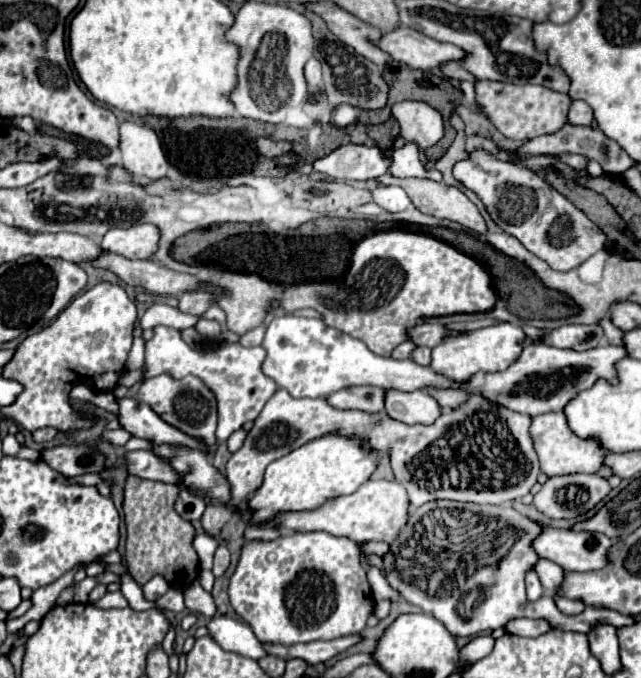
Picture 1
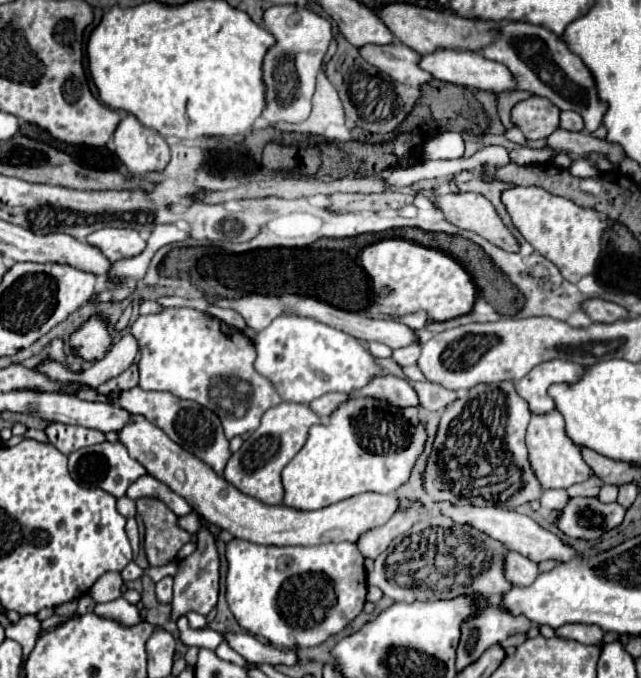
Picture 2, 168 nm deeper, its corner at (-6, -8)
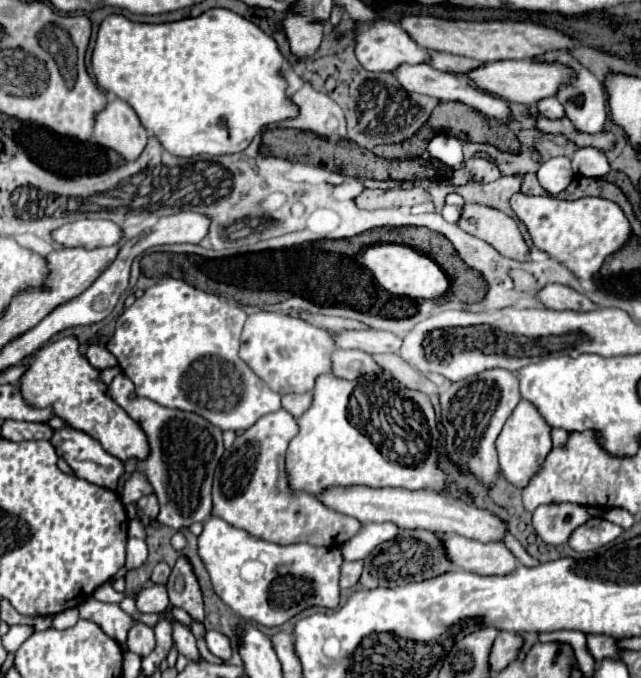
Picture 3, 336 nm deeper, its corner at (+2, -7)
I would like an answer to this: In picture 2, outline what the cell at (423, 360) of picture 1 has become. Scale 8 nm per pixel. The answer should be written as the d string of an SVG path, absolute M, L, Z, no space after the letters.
M409 344L409 346L403 346L403 348L395 348L393 350L393 360L399 364L399 366L411 366L411 364L417 364L417 358L419 358L419 344Z

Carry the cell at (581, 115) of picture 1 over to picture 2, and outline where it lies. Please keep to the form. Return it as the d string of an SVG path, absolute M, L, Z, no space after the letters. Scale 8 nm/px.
M561 112L559 126L563 130L569 130L569 132L579 132L579 130L583 130L583 118L577 112Z

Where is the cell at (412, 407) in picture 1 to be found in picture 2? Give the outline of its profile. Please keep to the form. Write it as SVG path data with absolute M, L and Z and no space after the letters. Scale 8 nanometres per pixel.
M389 372L375 376L369 380L367 386L363 386L361 390L355 392L357 396L379 396L379 400L391 400L391 404L395 406L417 406L417 392L409 386L409 382L405 378L393 376Z

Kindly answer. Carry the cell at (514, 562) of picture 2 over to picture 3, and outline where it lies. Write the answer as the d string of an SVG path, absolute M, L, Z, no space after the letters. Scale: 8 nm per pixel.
M443 535L445 551L453 563L477 575L511 575L519 565L517 557L503 543L481 543L459 535Z

